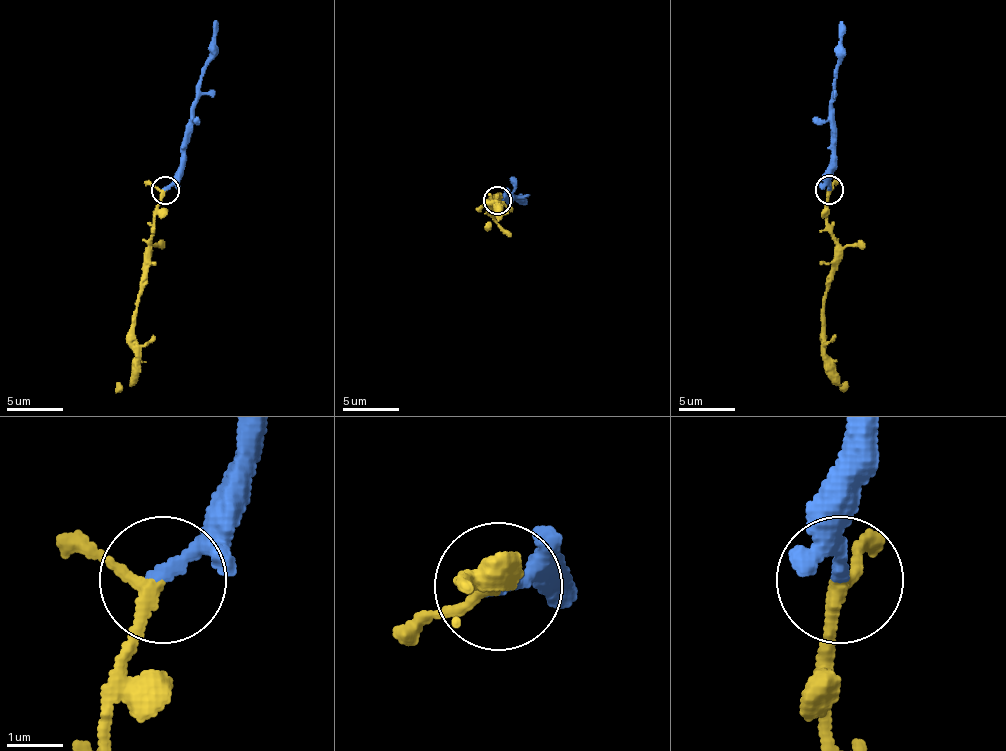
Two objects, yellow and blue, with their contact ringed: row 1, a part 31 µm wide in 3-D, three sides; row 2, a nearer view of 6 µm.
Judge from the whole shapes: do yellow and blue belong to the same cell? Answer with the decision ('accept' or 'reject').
accept

